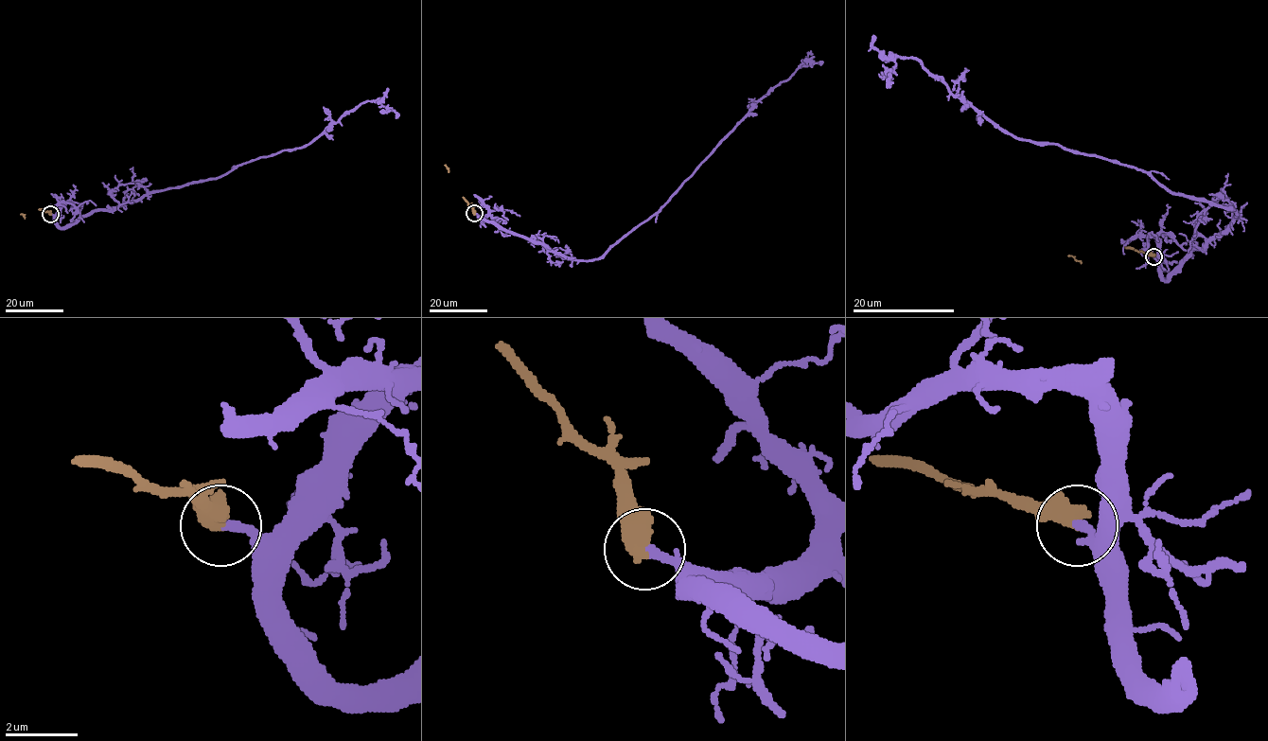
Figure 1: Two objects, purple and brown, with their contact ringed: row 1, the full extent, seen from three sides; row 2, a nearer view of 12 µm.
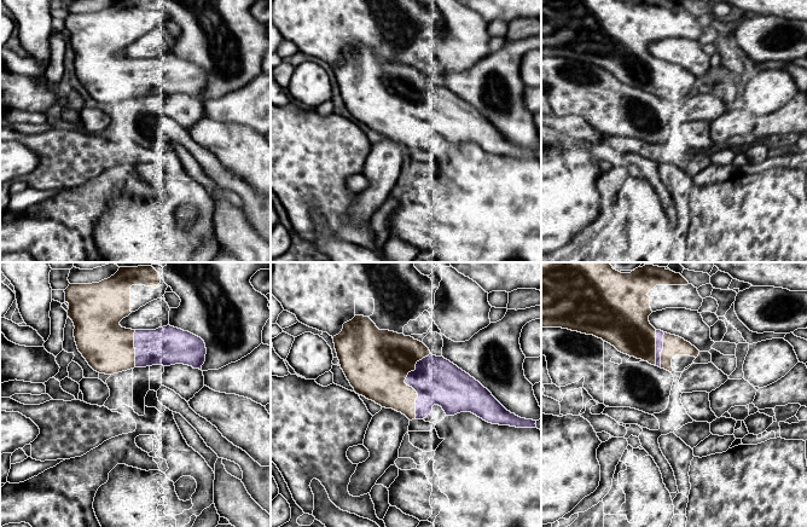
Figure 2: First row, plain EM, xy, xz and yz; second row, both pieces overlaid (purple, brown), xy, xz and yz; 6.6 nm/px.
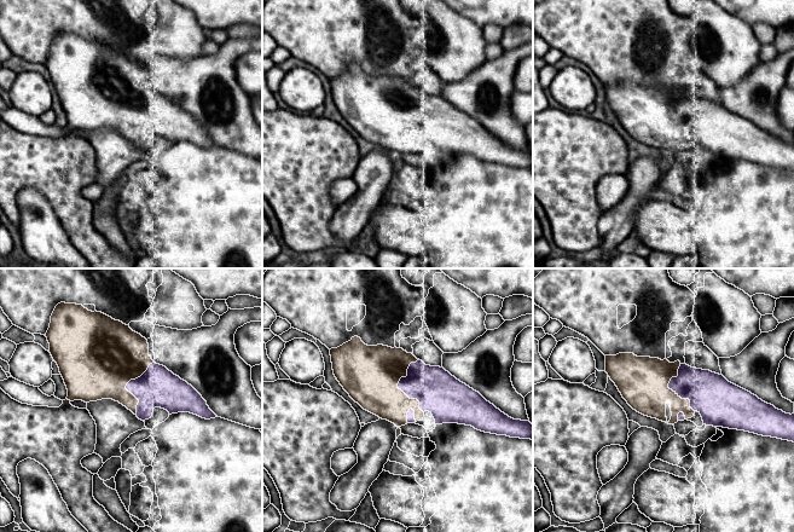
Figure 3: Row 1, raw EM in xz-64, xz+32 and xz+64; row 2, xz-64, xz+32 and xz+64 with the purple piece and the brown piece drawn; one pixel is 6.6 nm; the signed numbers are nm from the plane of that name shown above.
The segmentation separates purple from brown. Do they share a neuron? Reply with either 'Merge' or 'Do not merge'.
Do not merge

